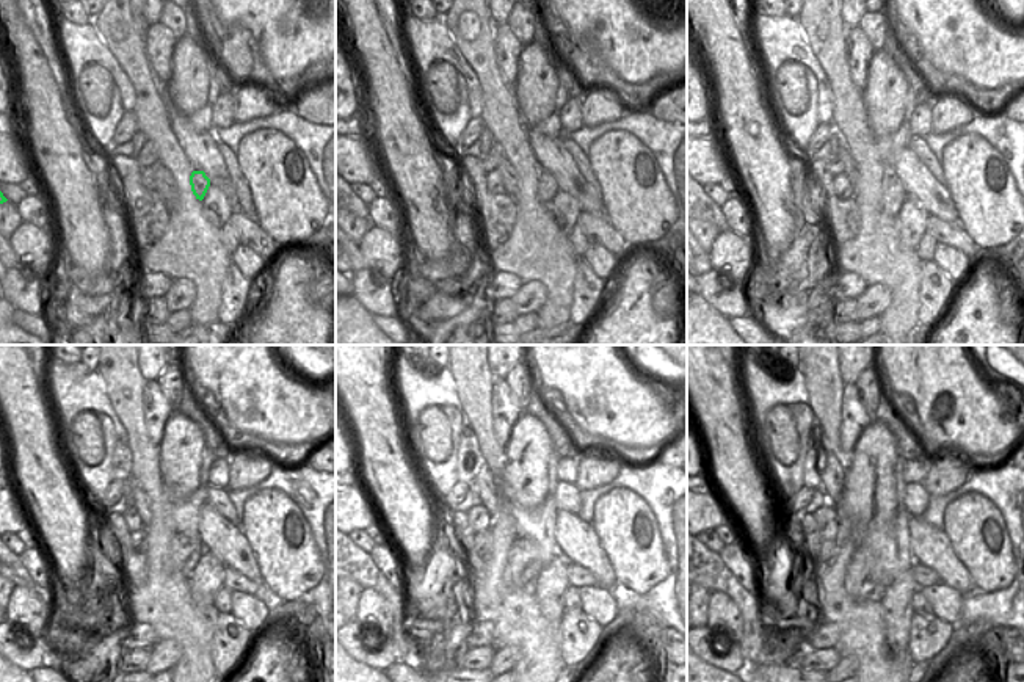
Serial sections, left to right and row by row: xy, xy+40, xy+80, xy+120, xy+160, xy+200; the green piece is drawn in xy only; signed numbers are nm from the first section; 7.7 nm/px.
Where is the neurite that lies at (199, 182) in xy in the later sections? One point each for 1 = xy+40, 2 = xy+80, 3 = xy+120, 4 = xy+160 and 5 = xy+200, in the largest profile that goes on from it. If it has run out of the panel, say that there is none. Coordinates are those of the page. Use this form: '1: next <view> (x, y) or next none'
1: next xy+40 (548, 188)
2: next xy+80 (893, 190)
3: next xy+120 (184, 552)
4: next xy+160 (522, 552)
5: next xy+200 (858, 562)

